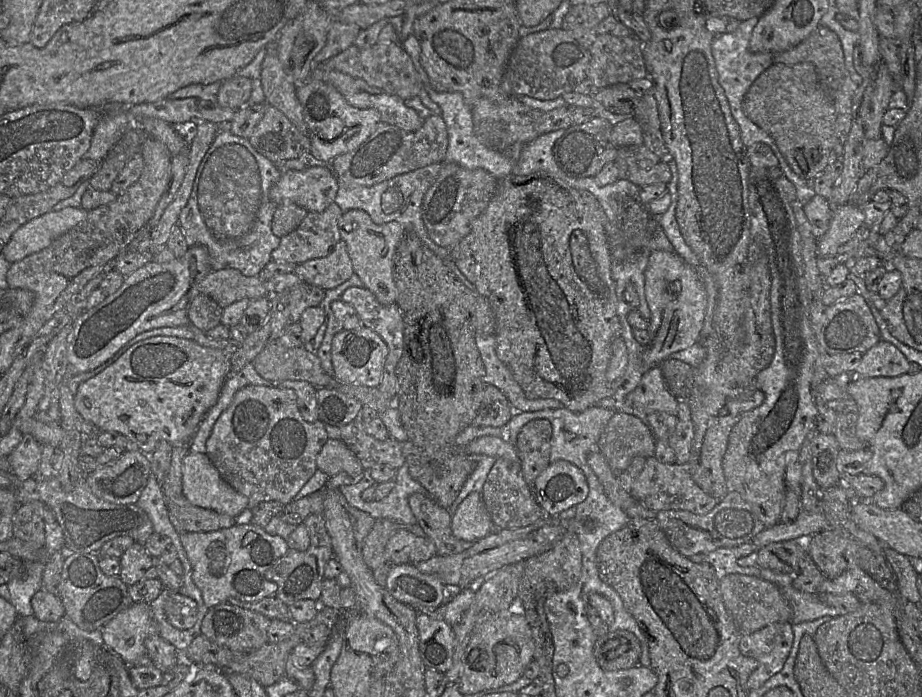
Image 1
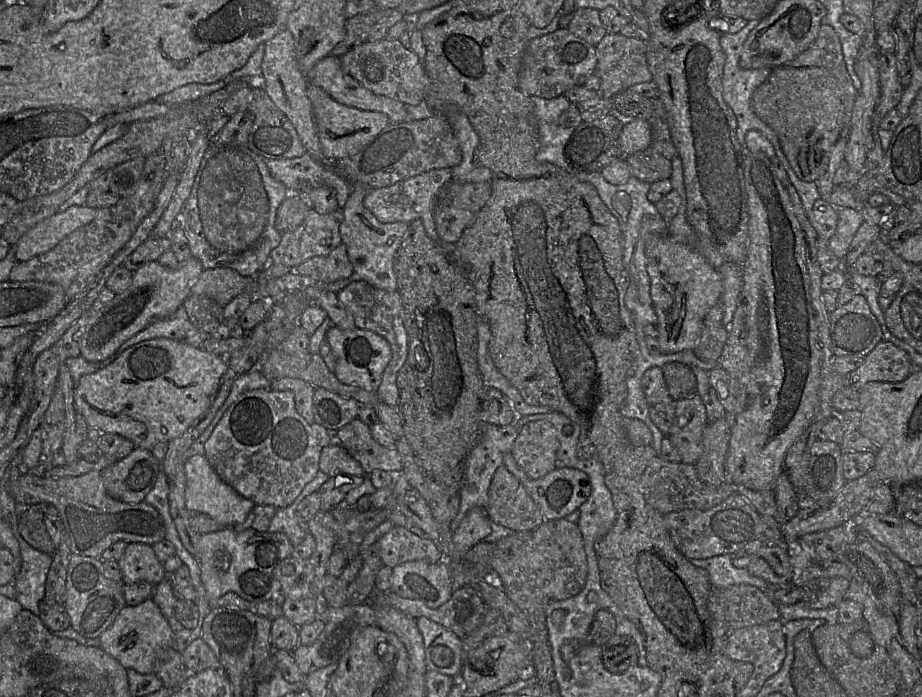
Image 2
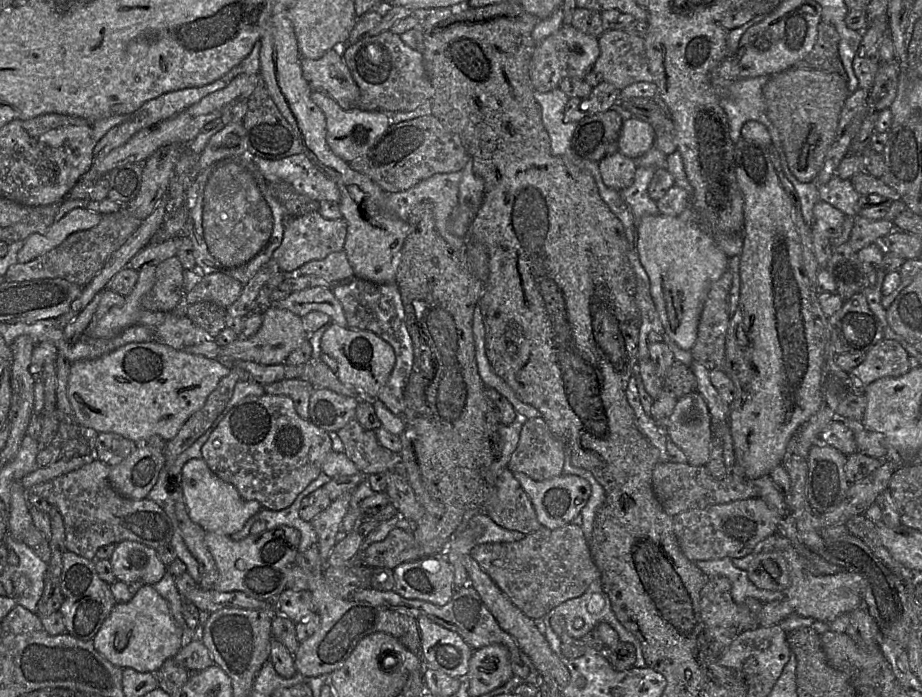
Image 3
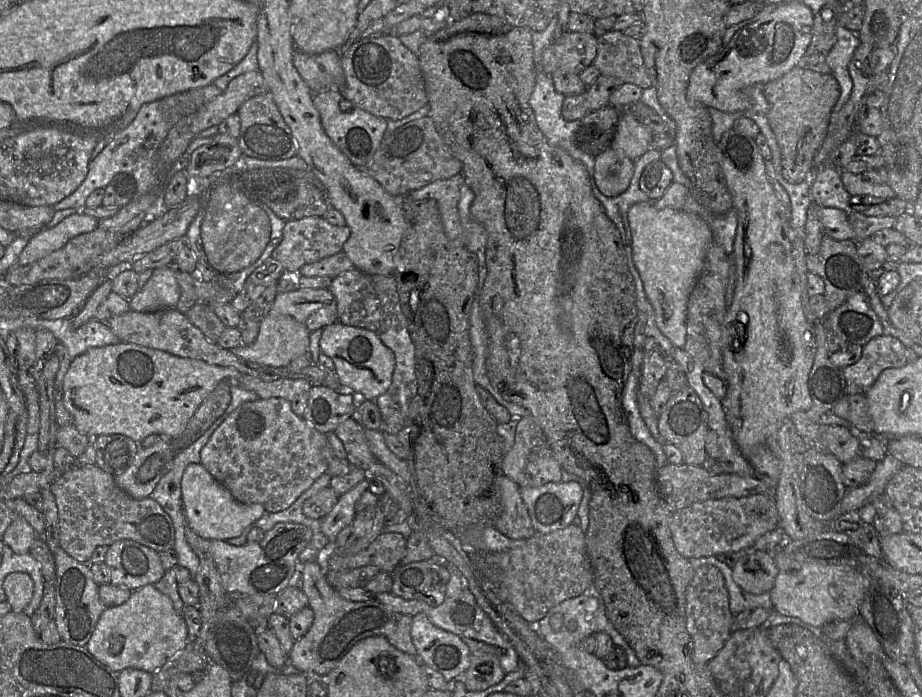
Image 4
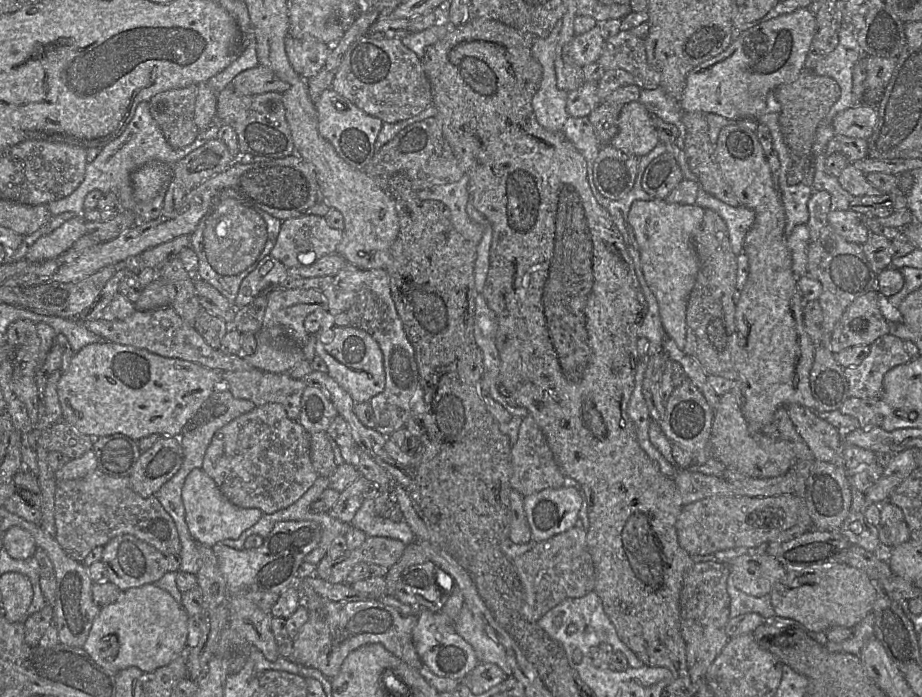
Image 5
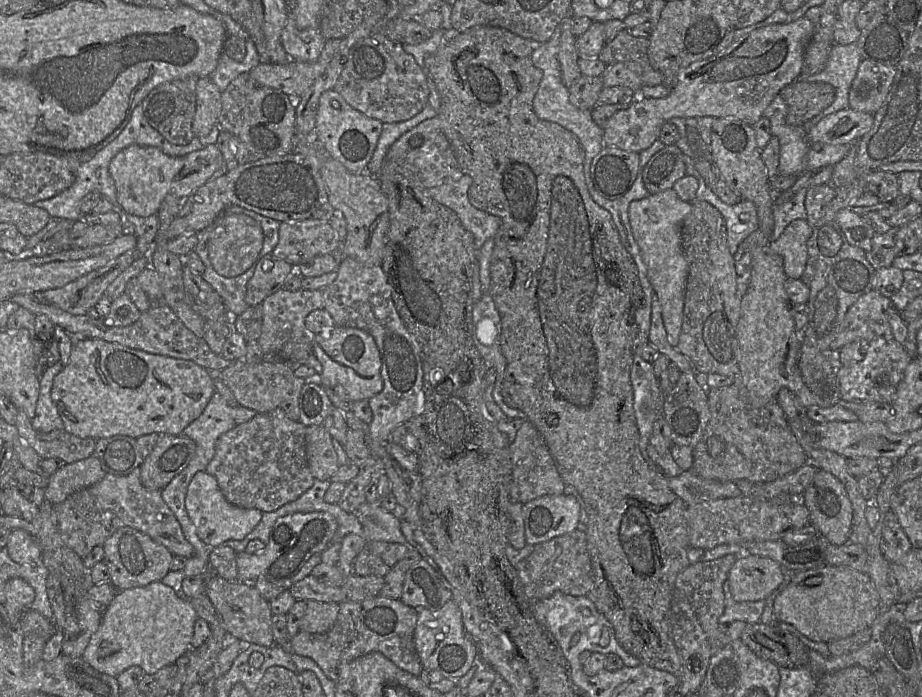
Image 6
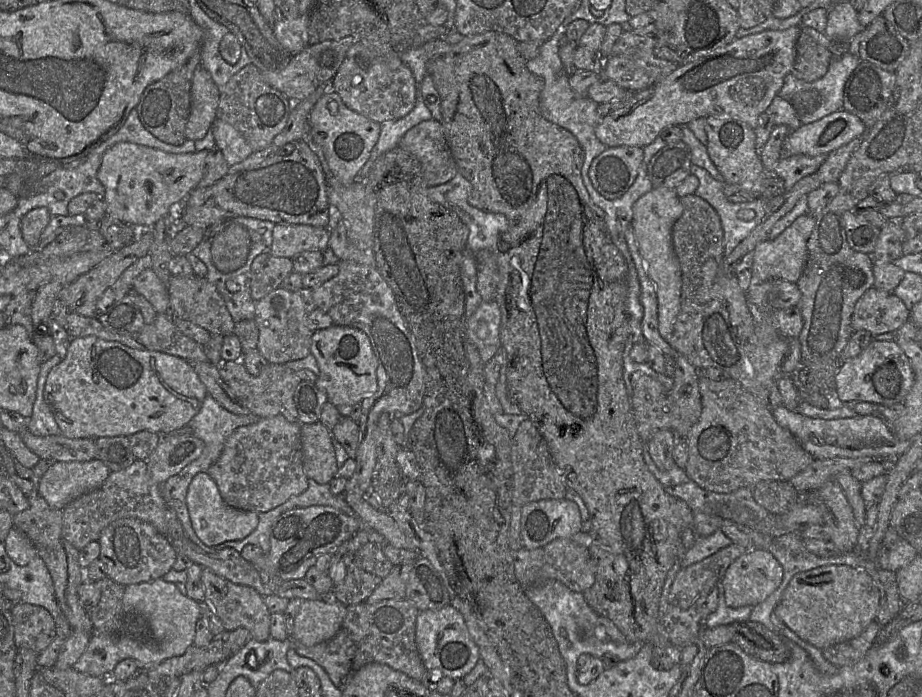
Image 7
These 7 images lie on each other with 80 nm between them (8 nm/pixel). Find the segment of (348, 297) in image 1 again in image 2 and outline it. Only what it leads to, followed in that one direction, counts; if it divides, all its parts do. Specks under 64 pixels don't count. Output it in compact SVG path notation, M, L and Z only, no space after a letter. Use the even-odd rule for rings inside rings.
M358 280L336 294L339 301L352 315L356 328L372 331L390 344L392 357L384 370L377 395L386 405L396 407L399 401L397 376L408 355L408 338L403 324L402 301L399 292L381 290Z

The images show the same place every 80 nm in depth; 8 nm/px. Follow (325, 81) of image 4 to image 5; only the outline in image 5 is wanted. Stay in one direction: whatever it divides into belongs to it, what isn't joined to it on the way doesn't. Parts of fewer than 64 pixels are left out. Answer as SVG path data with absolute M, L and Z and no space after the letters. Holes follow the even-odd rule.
M291 35L285 39L286 52L293 69L305 80L316 76L325 66L331 46L316 39L299 40Z

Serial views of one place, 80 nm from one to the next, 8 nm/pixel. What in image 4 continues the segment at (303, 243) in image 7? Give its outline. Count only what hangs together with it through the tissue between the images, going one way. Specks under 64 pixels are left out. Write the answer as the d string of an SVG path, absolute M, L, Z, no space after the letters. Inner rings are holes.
M308 216L297 220L288 220L283 228L281 241L272 251L271 257L282 264L286 274L297 276L304 265L342 252L348 236L349 228L346 225L330 224L323 216Z

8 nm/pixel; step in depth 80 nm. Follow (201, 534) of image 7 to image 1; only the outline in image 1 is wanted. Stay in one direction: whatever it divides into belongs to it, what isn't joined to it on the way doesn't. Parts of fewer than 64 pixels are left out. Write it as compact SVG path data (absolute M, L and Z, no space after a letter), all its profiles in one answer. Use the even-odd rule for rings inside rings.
M188 452L182 465L183 495L193 505L231 517L247 509L248 499L226 483L205 453Z

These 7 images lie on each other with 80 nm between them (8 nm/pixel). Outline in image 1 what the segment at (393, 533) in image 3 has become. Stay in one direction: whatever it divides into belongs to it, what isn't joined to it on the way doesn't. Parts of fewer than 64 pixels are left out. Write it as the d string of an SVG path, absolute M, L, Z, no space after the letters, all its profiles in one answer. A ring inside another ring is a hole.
M400 528L389 538L385 554L389 565L415 564L437 555L437 549L431 539L417 537L406 528Z

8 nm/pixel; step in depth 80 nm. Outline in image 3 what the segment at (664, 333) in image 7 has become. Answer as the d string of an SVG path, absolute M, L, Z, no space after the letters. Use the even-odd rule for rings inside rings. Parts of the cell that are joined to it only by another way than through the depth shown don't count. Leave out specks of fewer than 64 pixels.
M662 213L641 218L636 246L665 334L679 348L689 351L696 342L699 319L709 289L728 269L729 258L711 234L682 221L678 216Z

